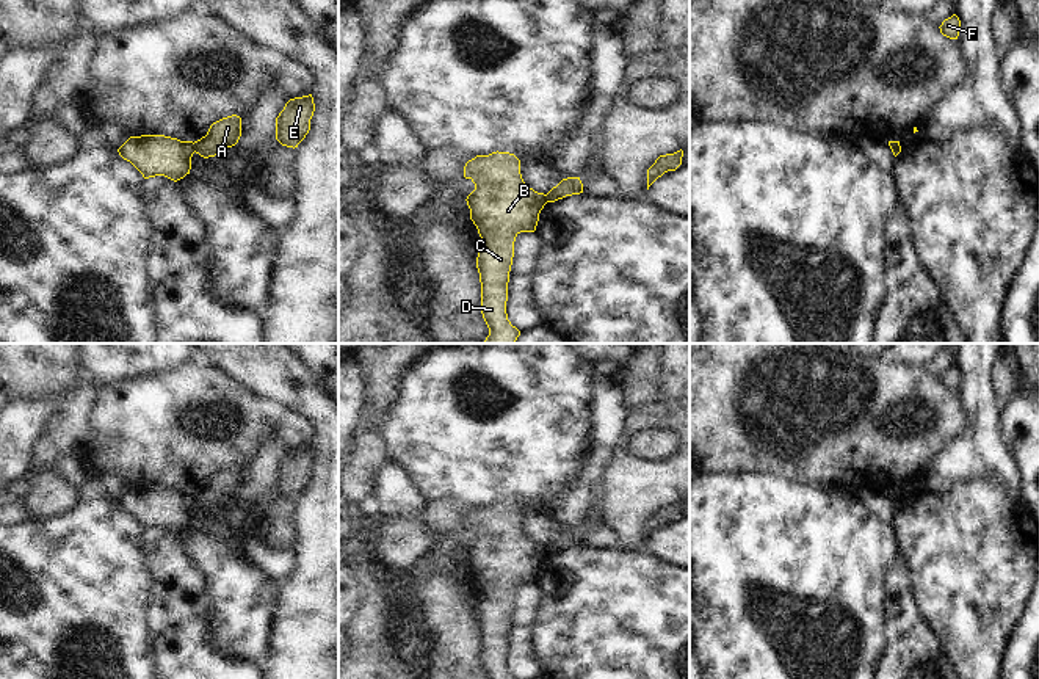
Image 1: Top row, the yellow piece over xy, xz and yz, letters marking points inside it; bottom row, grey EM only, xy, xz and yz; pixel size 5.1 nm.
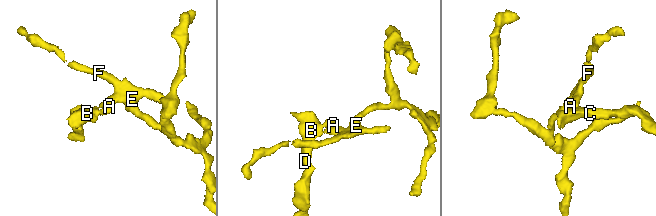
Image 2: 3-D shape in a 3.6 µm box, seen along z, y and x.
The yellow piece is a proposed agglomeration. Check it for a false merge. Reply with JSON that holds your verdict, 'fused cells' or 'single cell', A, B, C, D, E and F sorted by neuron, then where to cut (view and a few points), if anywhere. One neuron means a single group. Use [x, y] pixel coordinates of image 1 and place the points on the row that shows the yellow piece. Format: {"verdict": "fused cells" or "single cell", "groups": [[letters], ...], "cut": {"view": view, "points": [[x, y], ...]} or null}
{"verdict": "fused cells", "groups": [["A", "E", "F"], ["B", "C", "D"]], "cut": {"view": "xy", "points": [[191, 143], [195, 151]]}}

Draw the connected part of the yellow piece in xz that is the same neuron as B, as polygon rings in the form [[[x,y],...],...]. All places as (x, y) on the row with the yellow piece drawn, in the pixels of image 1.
[[[509,152],[476,155],[465,163],[464,177],[475,183],[465,201],[481,237],[476,268],[481,314],[489,328],[484,343],[516,343],[520,331],[506,314],[514,241],[520,232],[536,231],[545,194],[523,182],[520,160]]]

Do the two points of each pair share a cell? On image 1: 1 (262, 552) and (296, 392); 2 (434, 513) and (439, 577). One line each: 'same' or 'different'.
1: different
2: same

